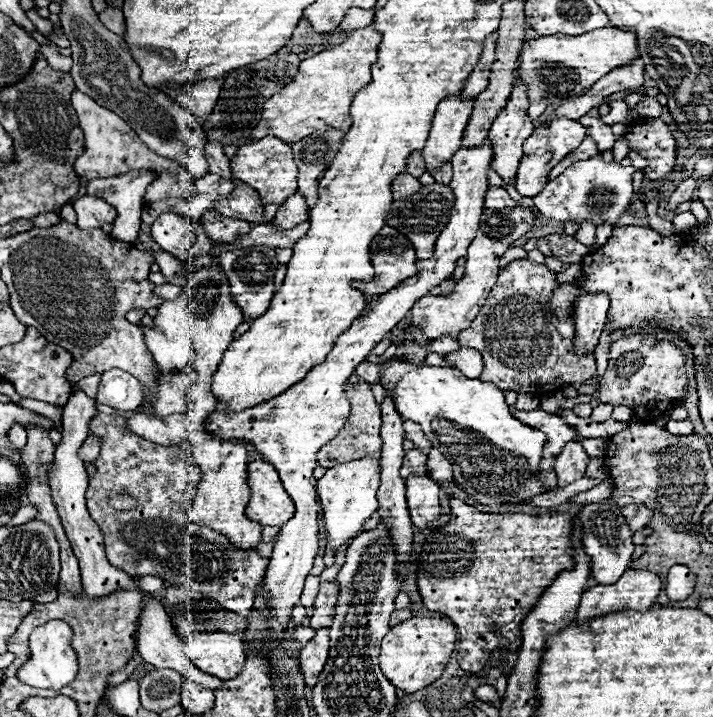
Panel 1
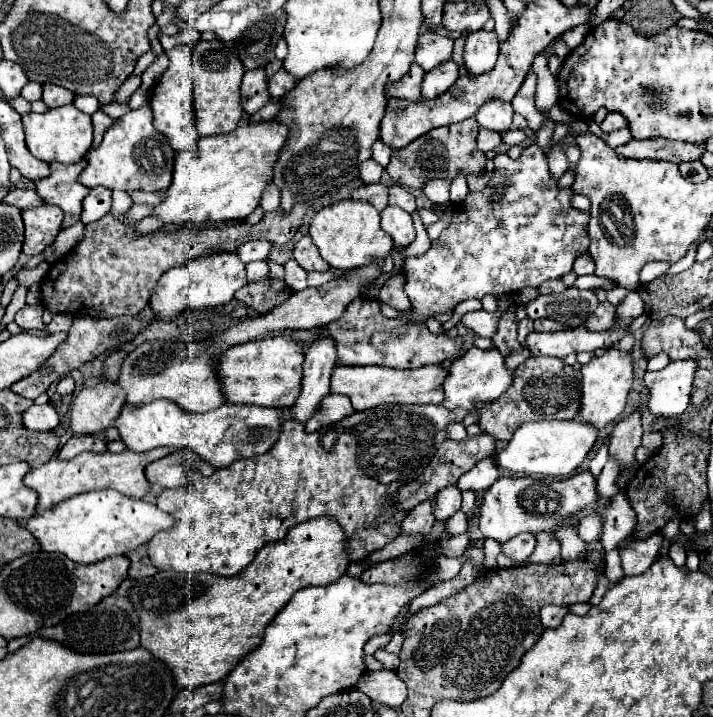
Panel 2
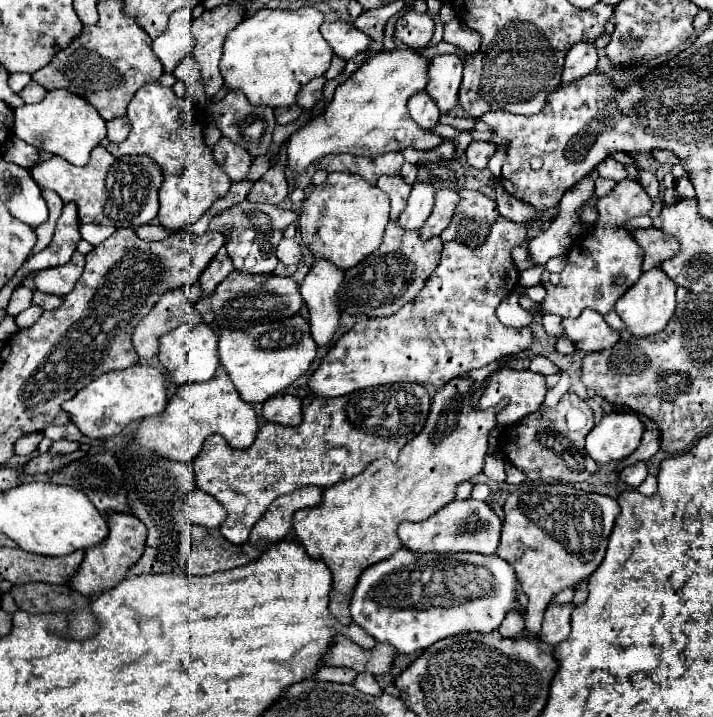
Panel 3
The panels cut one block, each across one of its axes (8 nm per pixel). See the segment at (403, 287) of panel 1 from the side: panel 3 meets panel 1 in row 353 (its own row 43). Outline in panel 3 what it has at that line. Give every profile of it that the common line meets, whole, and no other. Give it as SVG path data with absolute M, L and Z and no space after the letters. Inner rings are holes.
M324 22L320 32L334 48L334 54L344 60L352 60L356 54L366 52L372 42L368 34L350 22Z

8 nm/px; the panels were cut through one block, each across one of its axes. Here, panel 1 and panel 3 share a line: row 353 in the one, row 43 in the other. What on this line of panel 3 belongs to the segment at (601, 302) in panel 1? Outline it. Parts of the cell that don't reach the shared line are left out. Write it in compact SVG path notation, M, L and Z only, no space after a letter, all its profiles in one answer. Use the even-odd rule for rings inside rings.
M584 42L574 44L566 54L562 84L568 84L576 78L582 78L582 76L594 72L596 64L598 64L598 54L596 54L594 44L584 44Z

